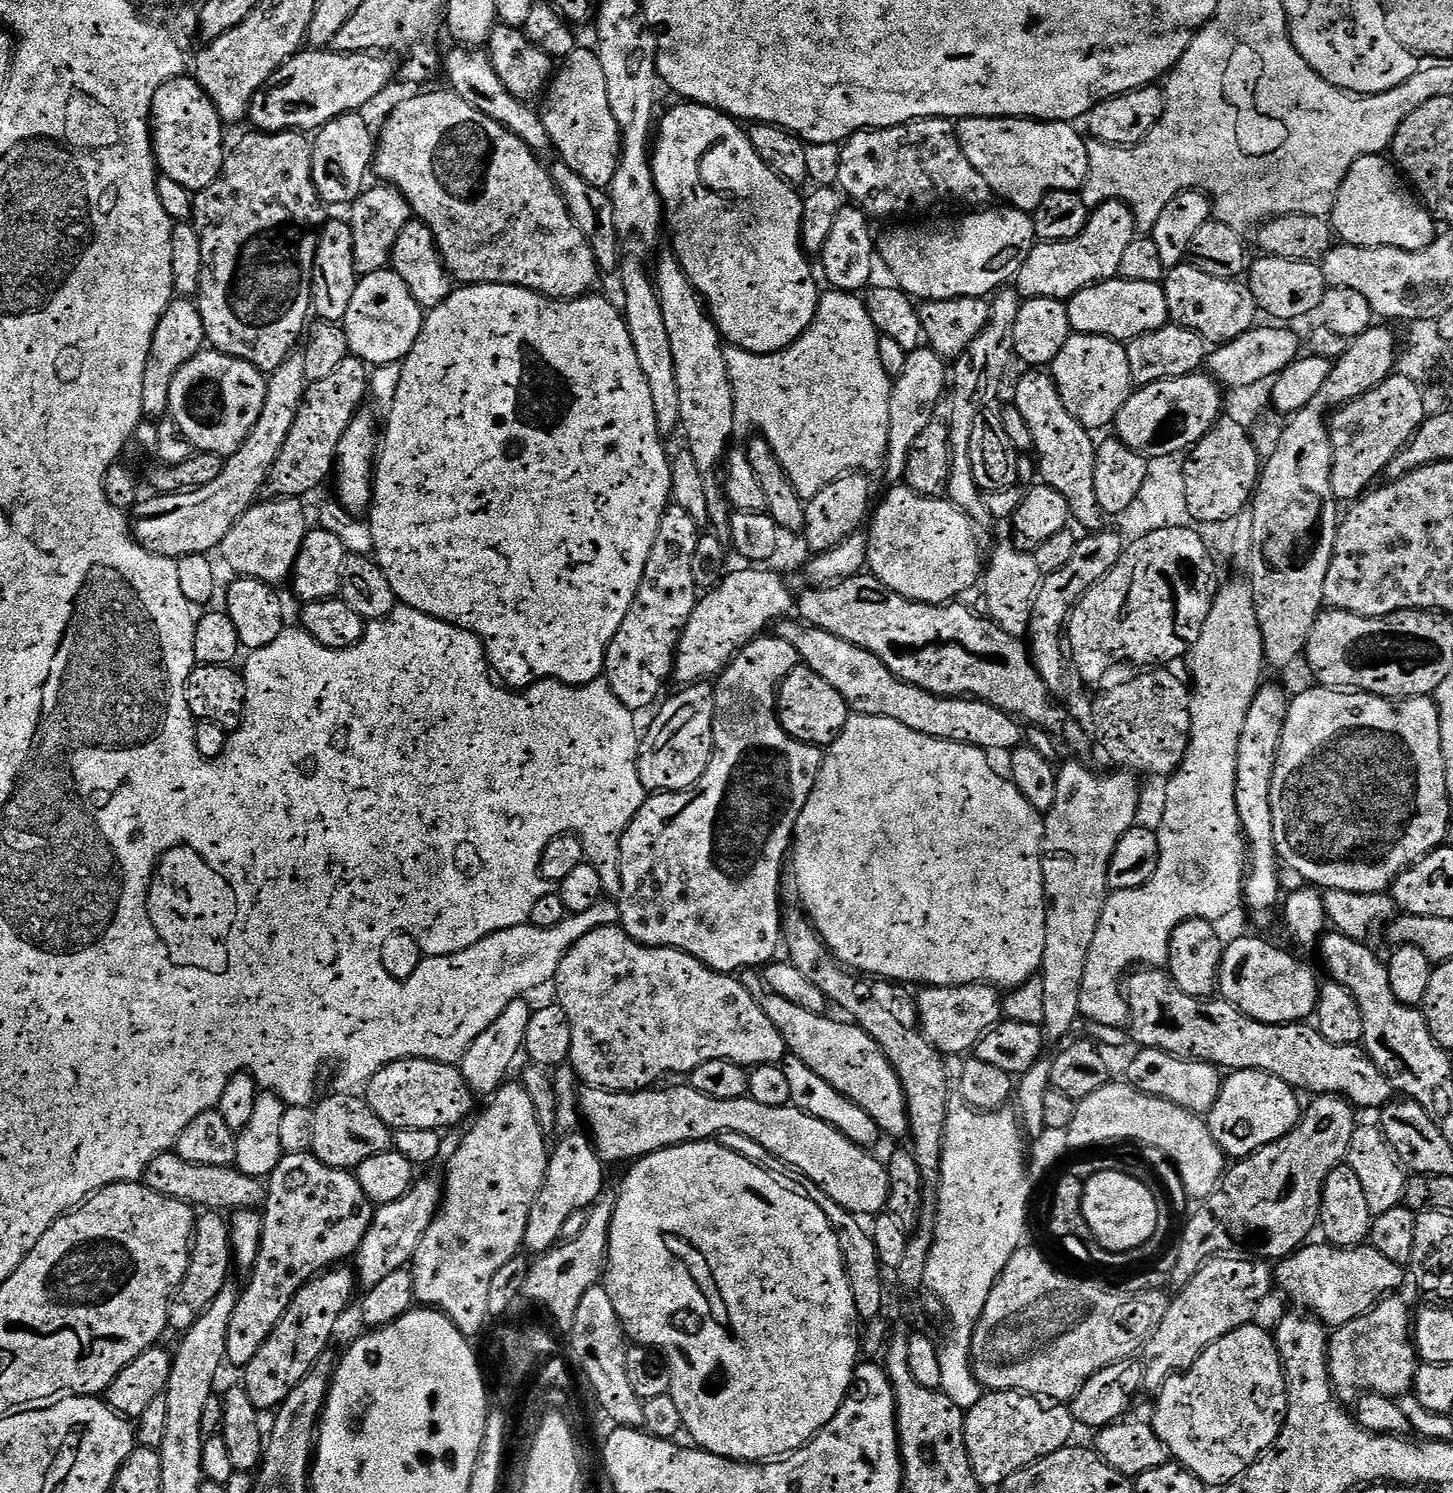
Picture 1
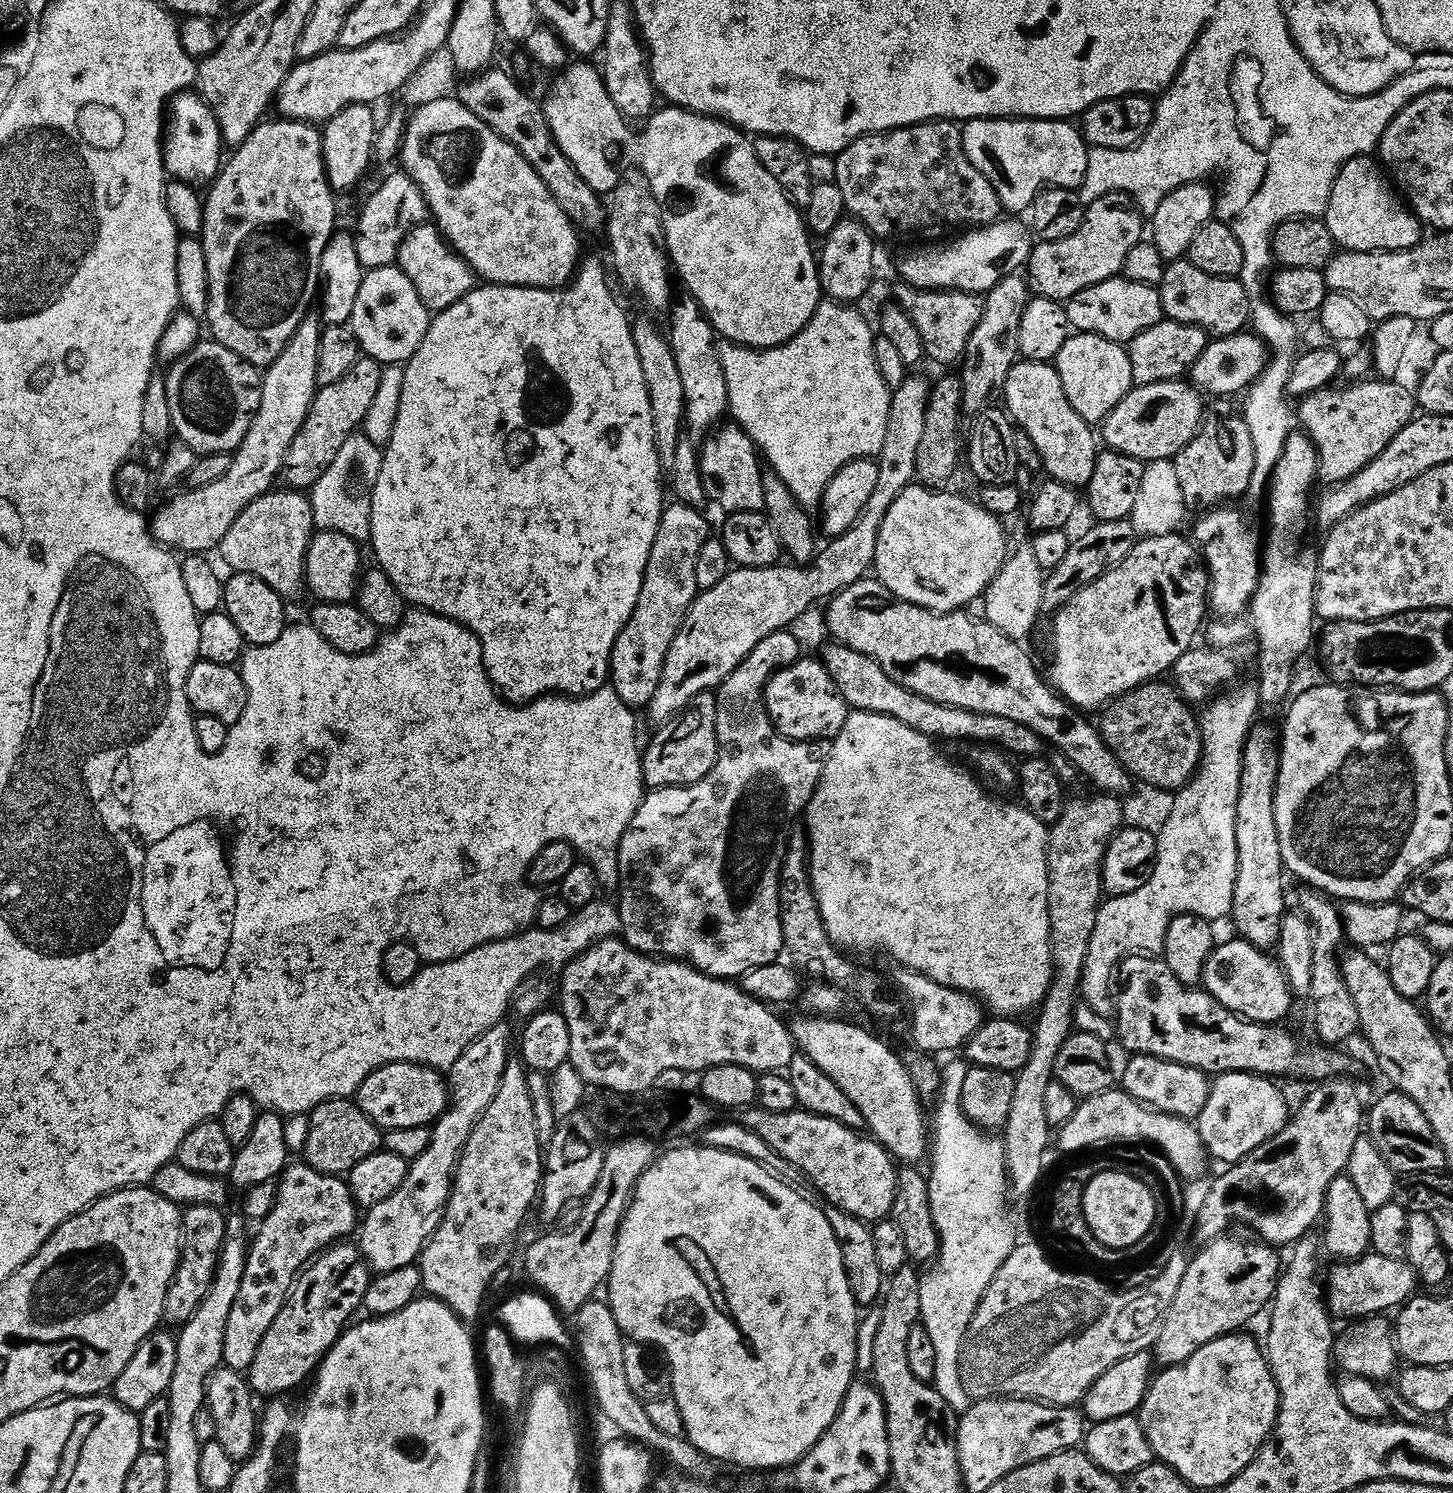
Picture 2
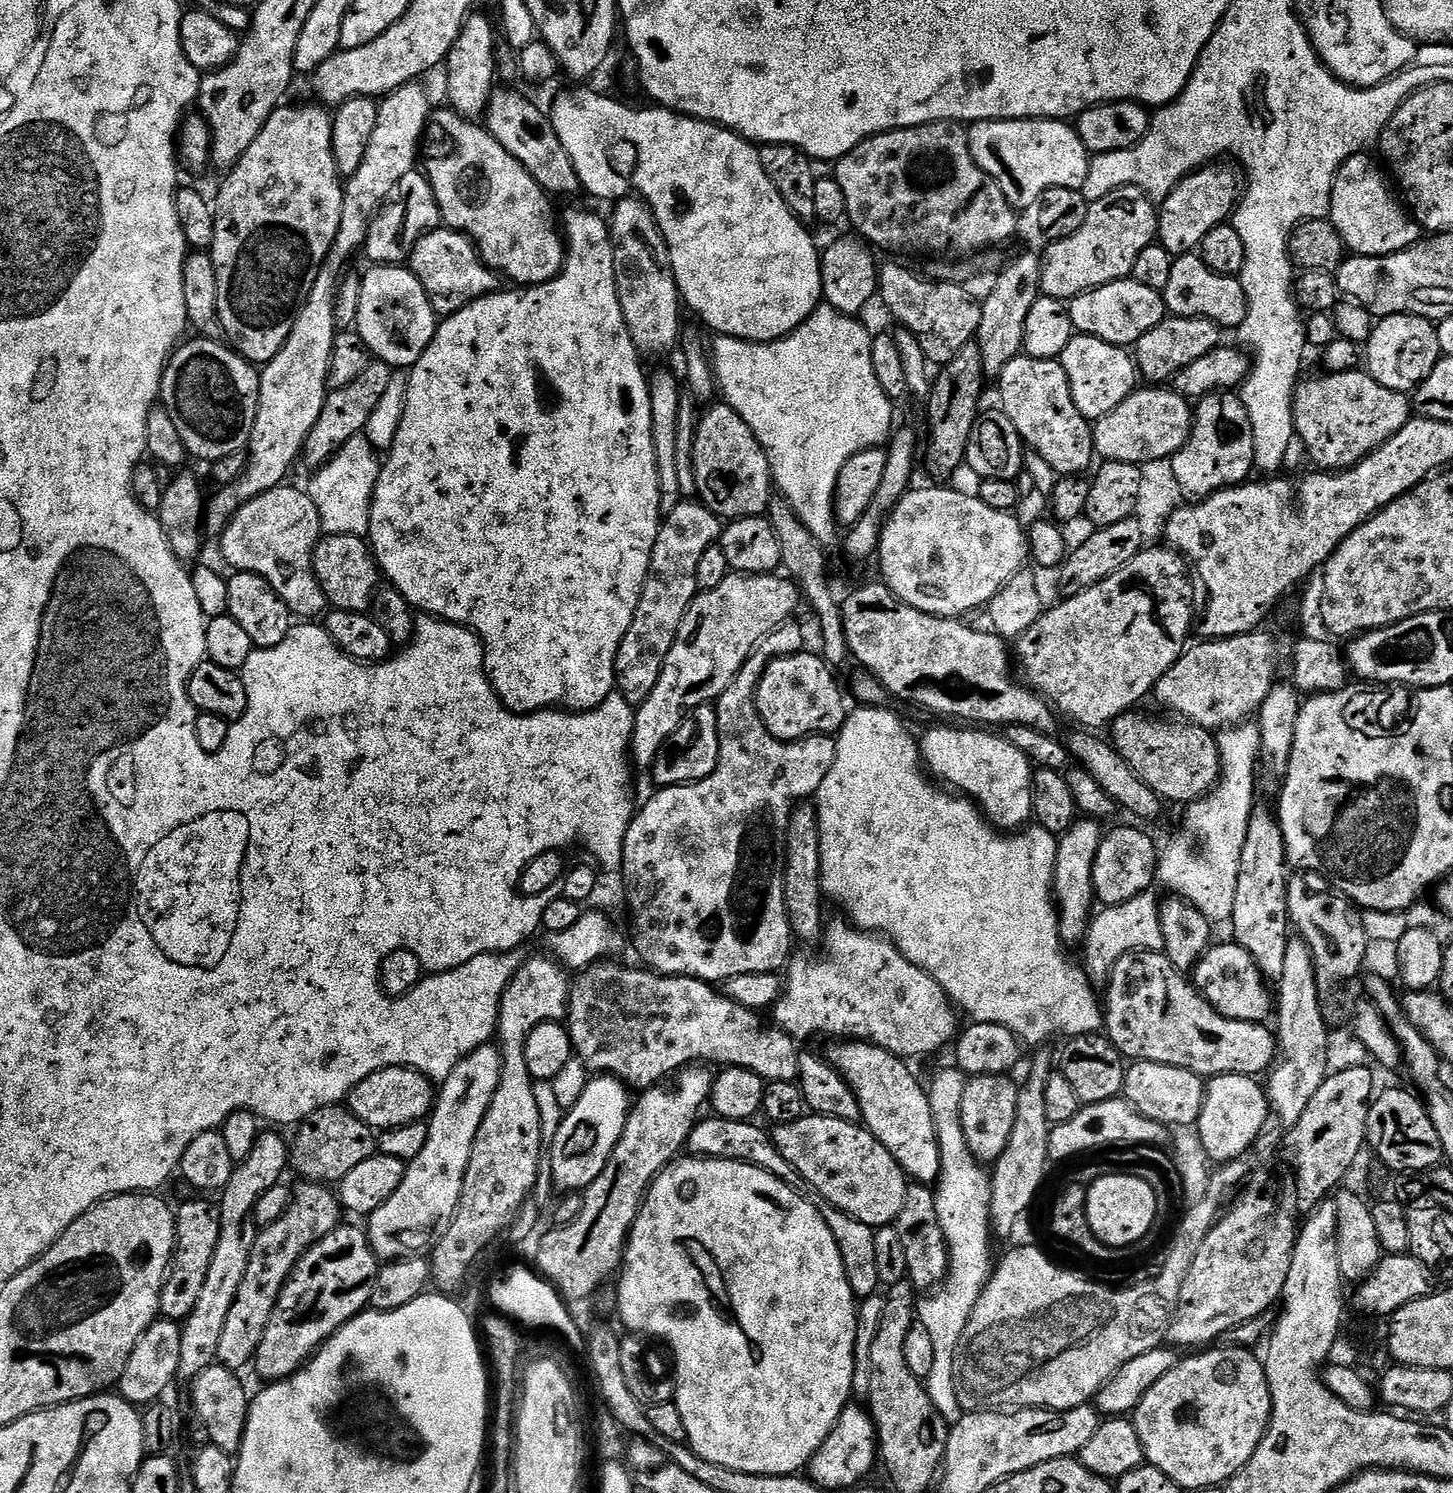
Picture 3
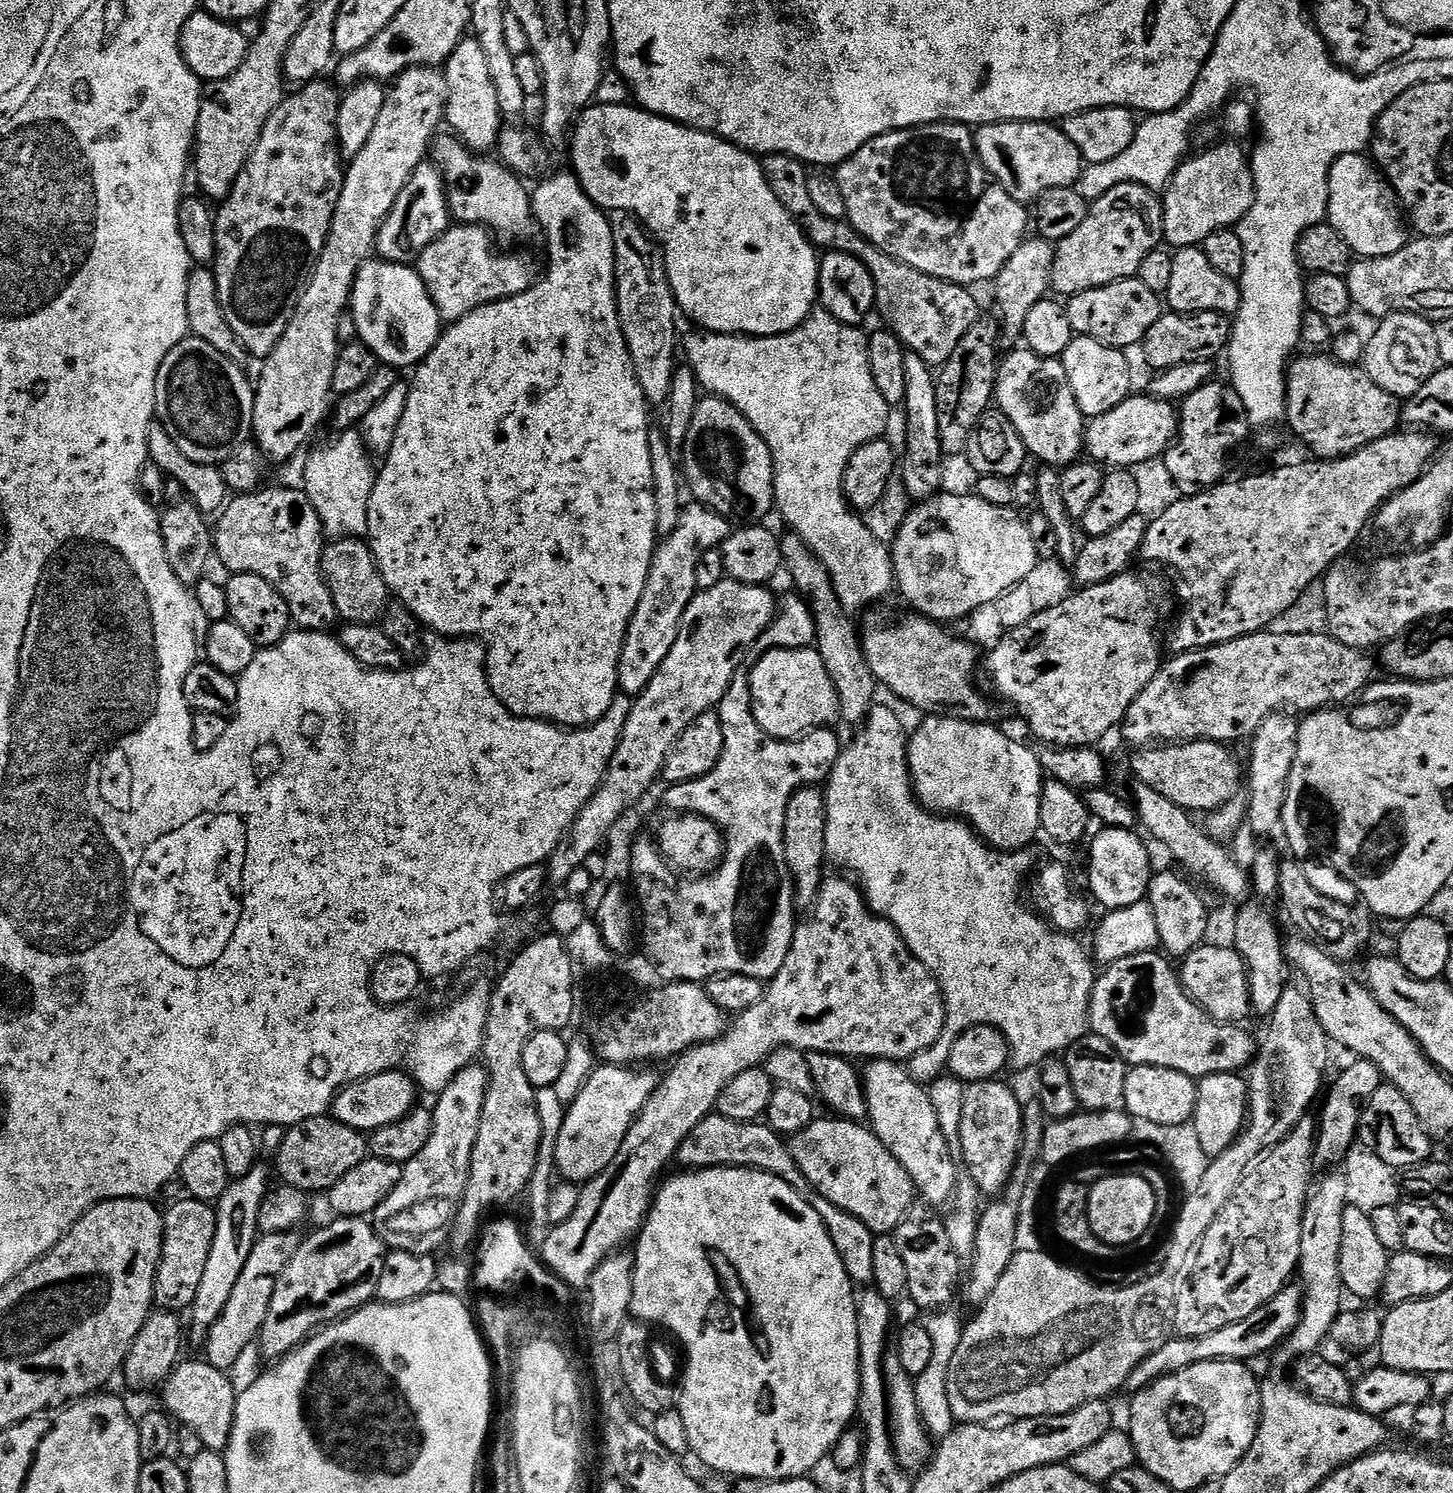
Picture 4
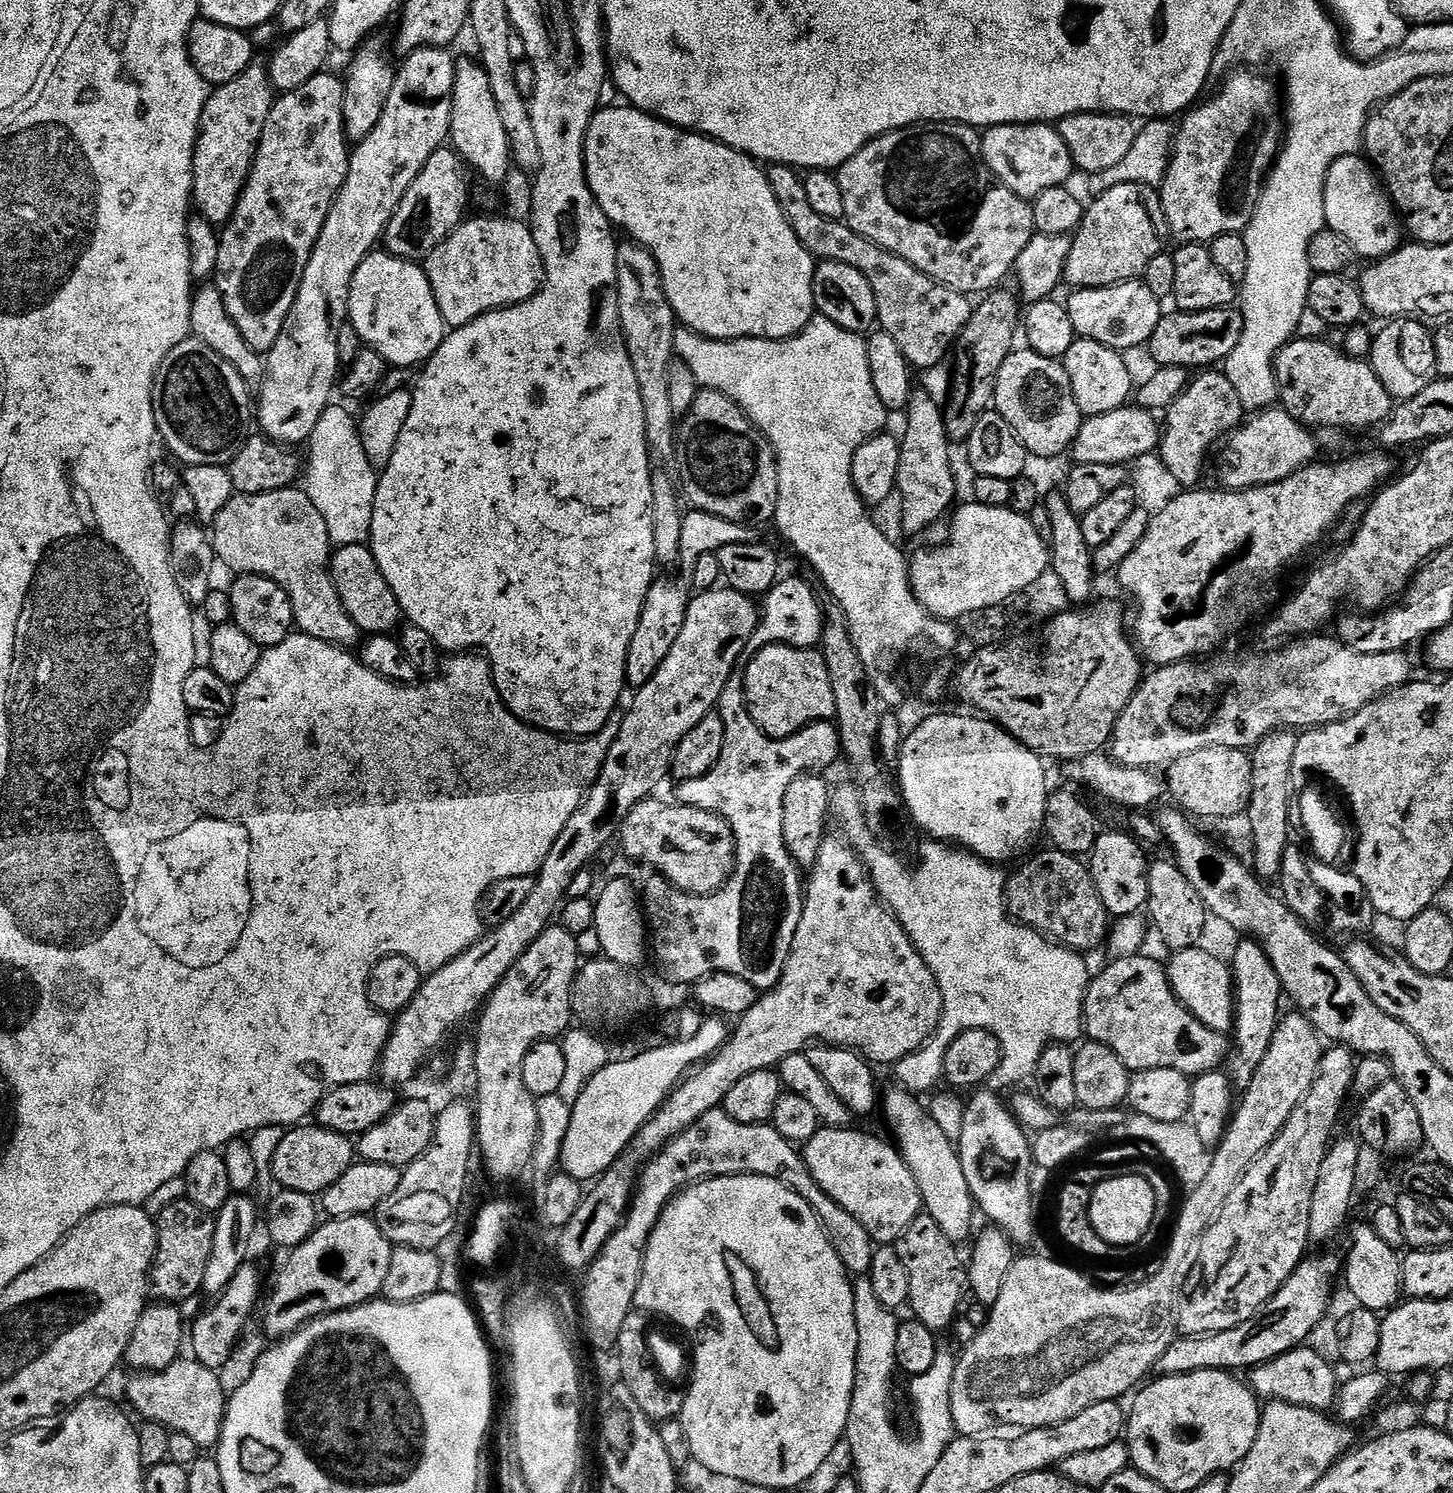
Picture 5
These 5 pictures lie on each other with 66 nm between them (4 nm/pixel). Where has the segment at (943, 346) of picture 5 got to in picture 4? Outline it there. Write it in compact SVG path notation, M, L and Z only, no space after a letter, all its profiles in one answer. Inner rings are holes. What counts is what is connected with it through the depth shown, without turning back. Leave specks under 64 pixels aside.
M768 154L762 160L766 182L774 190L774 198L786 206L786 210L796 219L796 224L804 231L804 237L817 250L845 252L856 256L870 270L876 287L875 311L885 320L887 331L894 333L904 343L907 351L918 354L922 362L930 366L943 366L954 354L958 342L966 338L970 326L982 318L980 304L971 287L951 284L922 274L914 266L906 266L890 254L878 250L852 229L844 220L827 220L821 212L814 210L814 202L808 189L809 165L786 154Z

